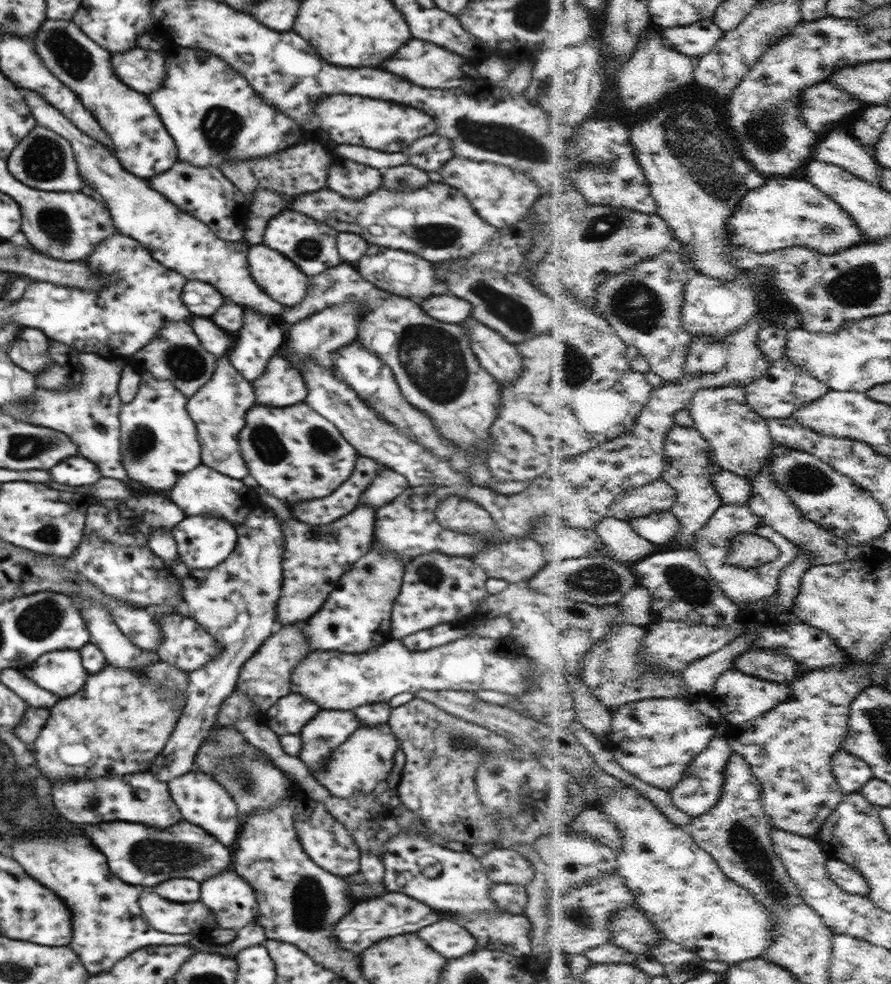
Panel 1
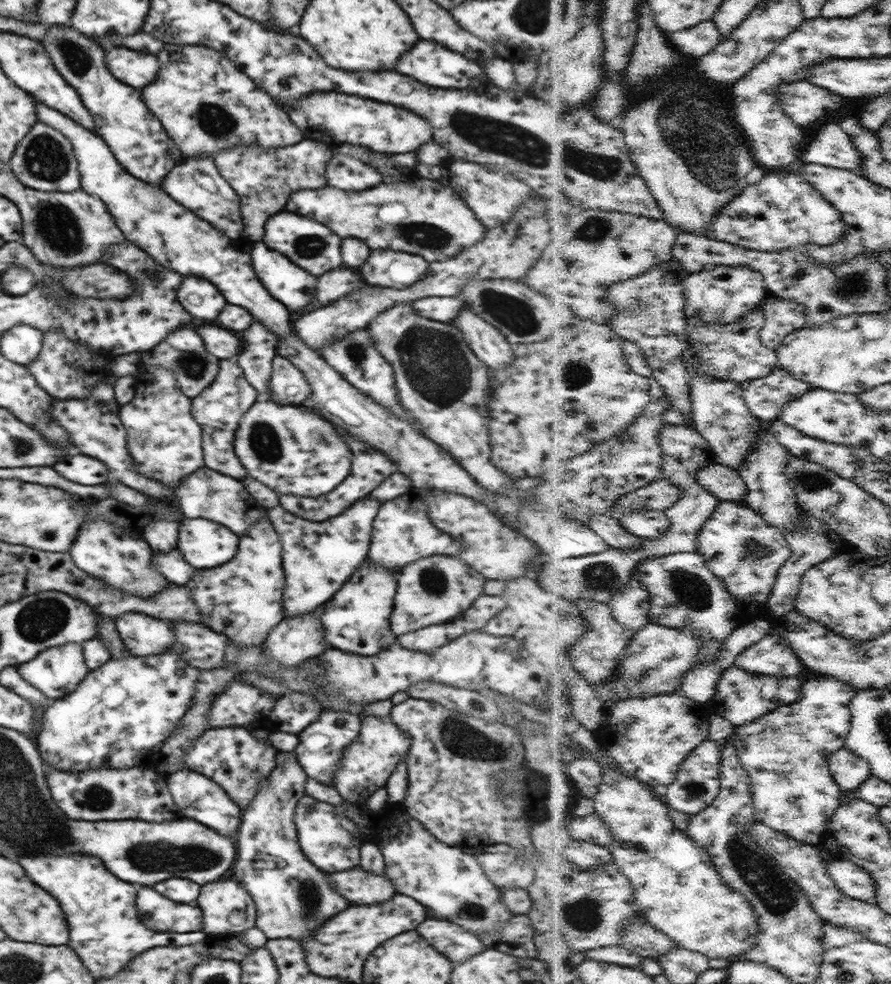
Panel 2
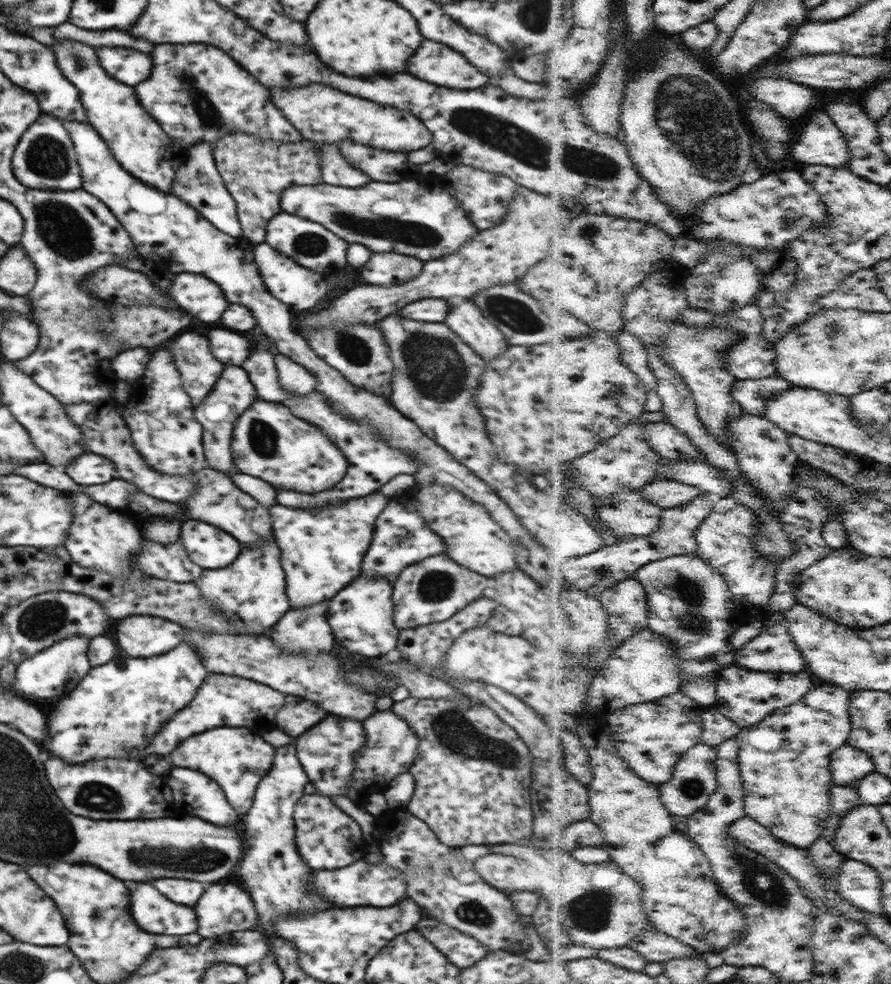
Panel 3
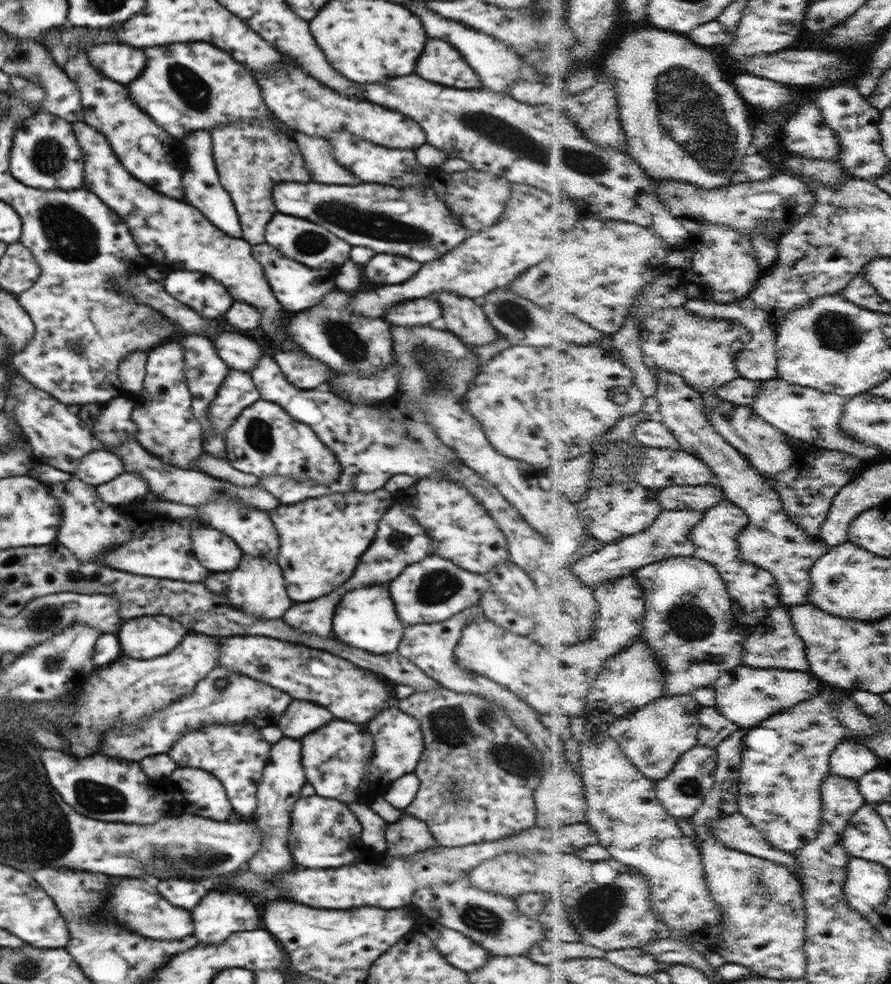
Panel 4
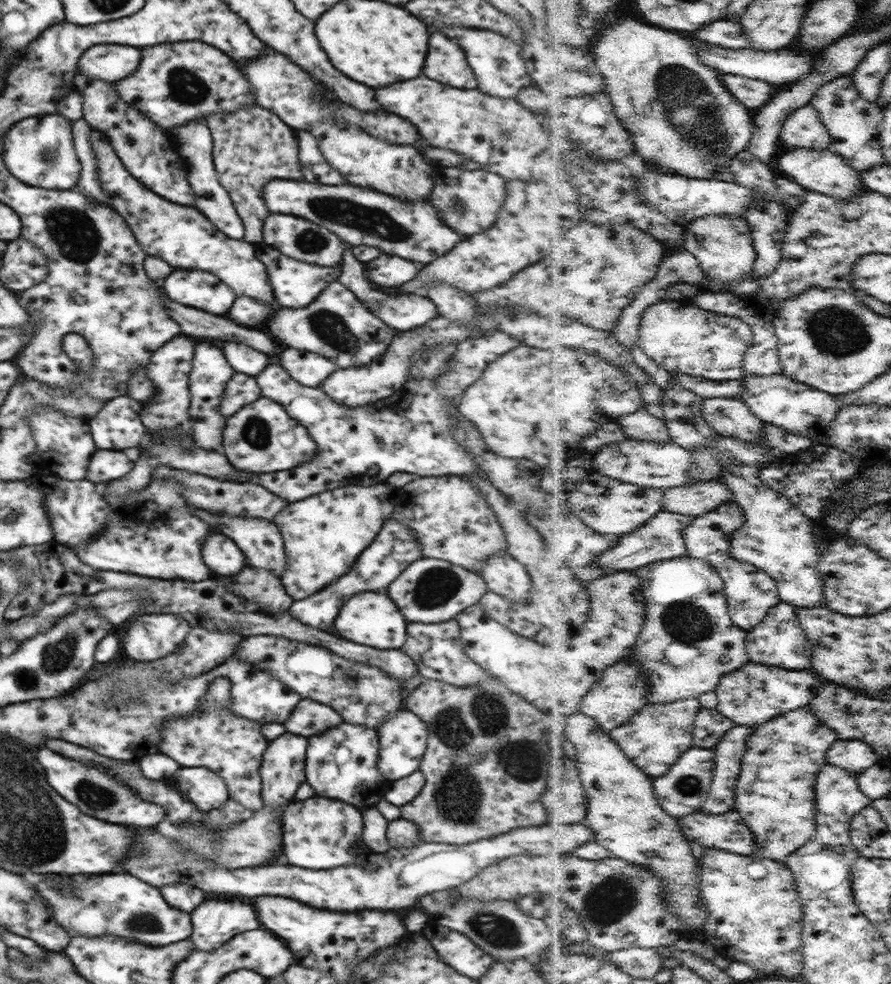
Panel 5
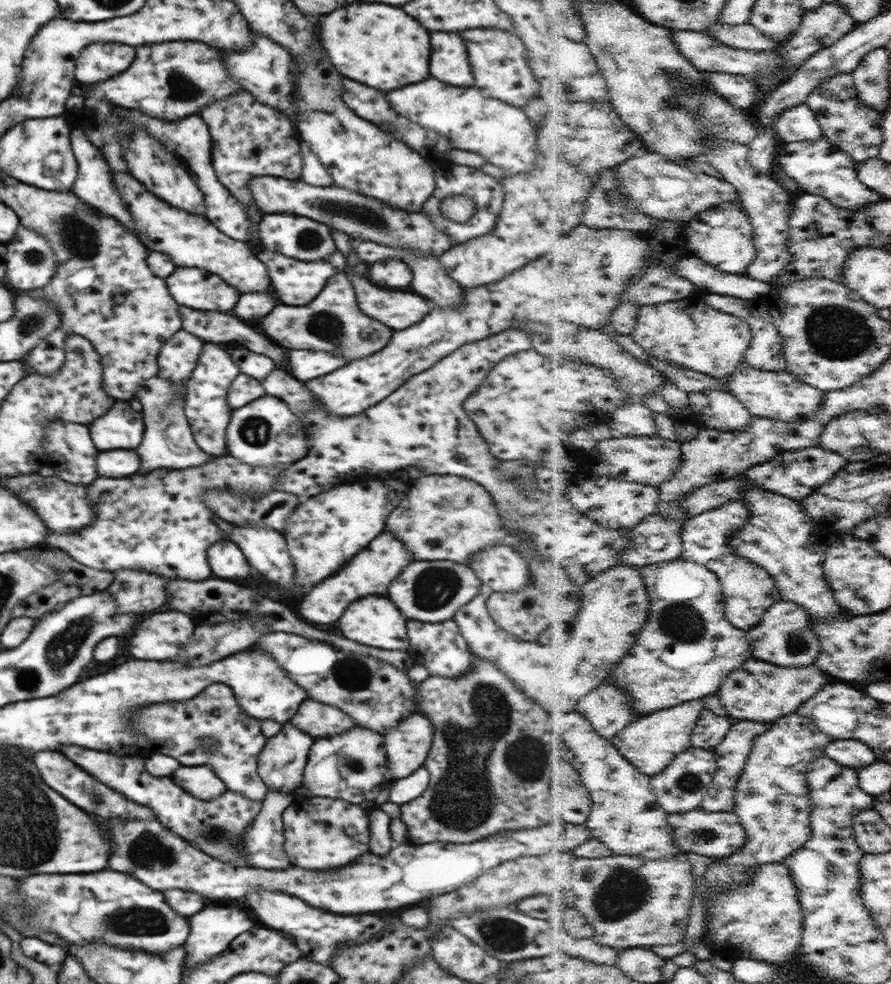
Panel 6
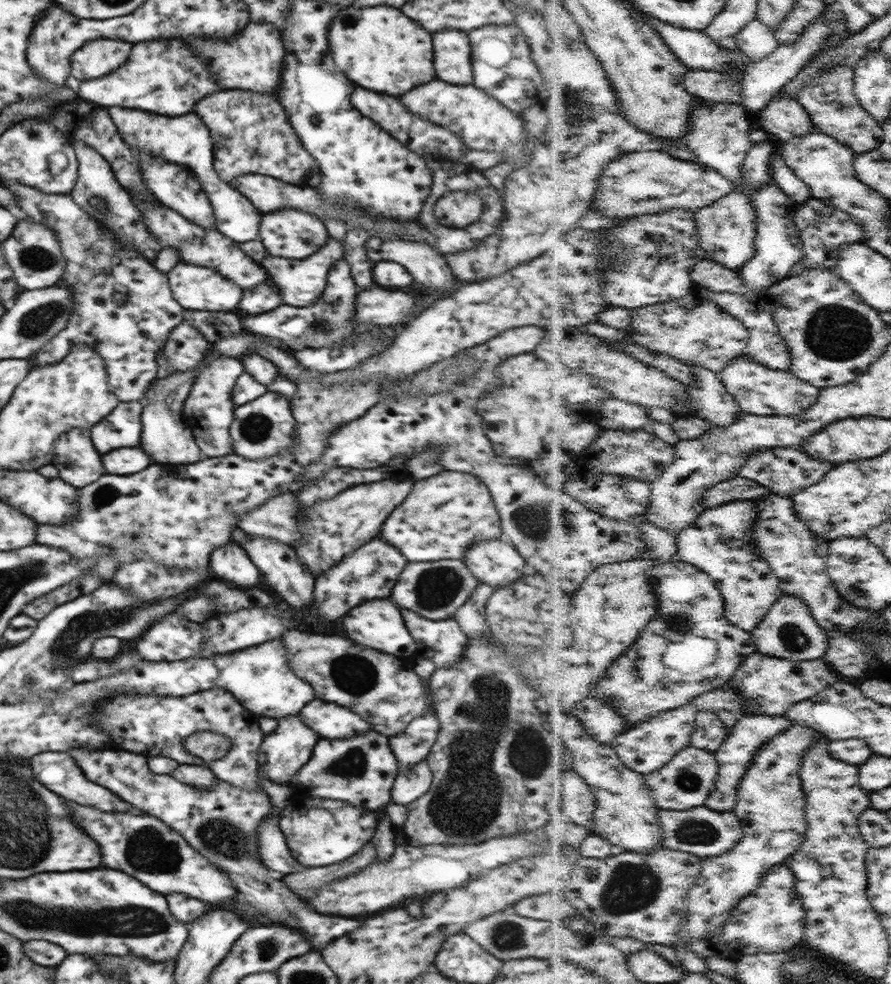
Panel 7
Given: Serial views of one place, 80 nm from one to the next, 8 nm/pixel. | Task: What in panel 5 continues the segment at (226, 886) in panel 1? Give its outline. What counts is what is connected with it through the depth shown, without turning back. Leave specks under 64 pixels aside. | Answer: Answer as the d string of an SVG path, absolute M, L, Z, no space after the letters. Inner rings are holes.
M212 896L205 899L202 905L198 905L198 910L192 912L192 926L194 926L194 932L189 938L193 942L193 950L206 951L207 953L220 948L220 945L223 945L237 934L262 928L254 906L244 904L237 897L229 900L228 898Z

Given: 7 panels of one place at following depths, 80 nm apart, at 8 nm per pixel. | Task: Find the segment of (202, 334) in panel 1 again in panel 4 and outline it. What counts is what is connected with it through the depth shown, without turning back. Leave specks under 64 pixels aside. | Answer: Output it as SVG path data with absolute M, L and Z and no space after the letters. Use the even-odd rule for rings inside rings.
M220 332L214 338L215 349L218 356L231 368L238 370L252 370L252 366L258 362L258 356L262 356L262 350L256 342L230 332Z

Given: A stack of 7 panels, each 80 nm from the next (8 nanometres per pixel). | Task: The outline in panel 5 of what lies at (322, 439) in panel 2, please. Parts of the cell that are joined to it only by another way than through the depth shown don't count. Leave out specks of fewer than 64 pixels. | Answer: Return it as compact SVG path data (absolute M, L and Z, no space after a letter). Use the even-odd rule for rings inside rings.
M260 397L230 416L223 430L222 453L237 470L270 473L291 470L317 456L317 444L305 426L293 420L284 407Z

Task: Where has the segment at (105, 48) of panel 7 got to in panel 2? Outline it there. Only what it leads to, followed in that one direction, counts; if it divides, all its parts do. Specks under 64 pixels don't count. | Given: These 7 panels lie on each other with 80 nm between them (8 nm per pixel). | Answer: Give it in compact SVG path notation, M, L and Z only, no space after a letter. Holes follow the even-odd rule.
M109 46L105 51L108 70L120 81L140 91L158 76L160 63L154 53Z

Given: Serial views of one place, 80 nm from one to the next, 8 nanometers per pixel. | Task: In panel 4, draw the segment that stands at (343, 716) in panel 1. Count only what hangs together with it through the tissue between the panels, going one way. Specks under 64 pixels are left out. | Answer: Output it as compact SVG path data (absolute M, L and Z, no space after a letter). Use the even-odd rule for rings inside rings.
M334 719L310 734L299 739L302 750L302 767L307 782L312 784L316 795L345 802L368 801L372 797L374 784L363 782L367 768L374 756L373 738L367 724Z

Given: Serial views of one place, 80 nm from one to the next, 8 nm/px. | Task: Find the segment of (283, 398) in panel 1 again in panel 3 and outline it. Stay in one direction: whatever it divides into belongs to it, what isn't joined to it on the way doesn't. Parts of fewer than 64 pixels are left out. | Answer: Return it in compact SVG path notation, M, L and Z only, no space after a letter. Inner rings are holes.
M278 354L274 356L278 376L280 376L280 386L291 396L304 396L315 391L317 380L312 376L306 366L297 362L292 362L288 356Z

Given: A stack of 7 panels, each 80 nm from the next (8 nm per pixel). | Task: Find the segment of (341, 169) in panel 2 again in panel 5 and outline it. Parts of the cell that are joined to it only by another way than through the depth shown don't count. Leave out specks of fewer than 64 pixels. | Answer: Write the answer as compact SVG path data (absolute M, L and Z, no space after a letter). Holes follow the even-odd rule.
M296 131L299 147L299 161L302 166L303 181L312 184L342 185L344 178L322 156L316 138L308 131Z

